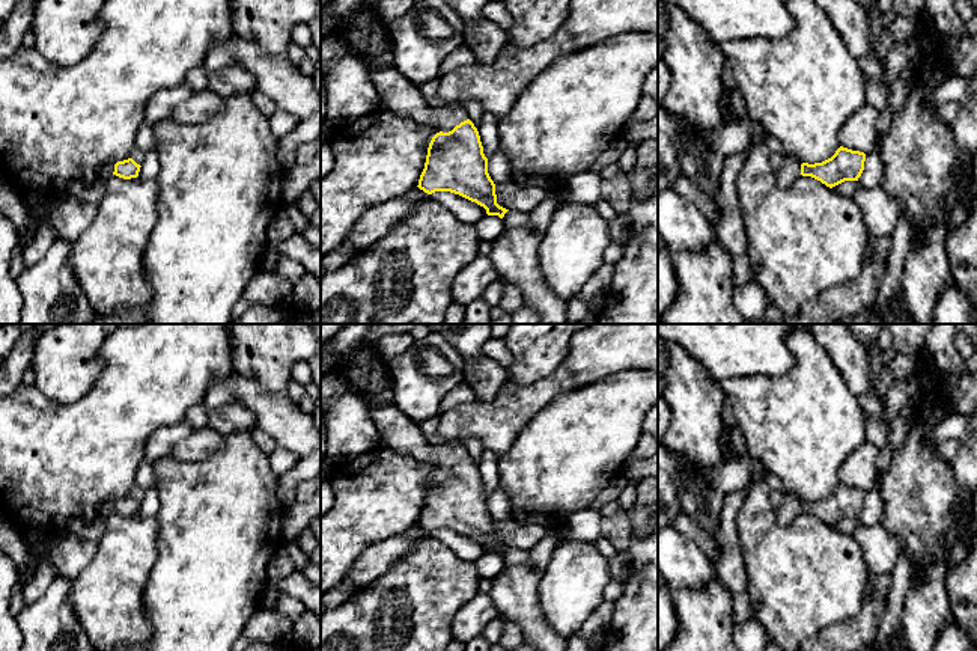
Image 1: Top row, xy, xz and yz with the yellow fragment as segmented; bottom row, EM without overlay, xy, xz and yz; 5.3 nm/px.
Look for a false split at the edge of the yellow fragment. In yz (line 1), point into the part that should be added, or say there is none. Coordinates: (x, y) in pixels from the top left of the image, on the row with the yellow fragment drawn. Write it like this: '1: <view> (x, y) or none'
1: yz (789, 171)

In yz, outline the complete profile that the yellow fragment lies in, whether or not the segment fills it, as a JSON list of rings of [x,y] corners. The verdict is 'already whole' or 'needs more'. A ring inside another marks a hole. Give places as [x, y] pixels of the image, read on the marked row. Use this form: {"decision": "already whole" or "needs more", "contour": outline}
{"decision": "needs more", "contour": [[[840,146],[835,154],[822,163],[801,163],[792,155],[784,155],[777,169],[777,182],[789,188],[801,175],[811,176],[832,188],[845,181],[858,181],[864,170],[866,154]]]}

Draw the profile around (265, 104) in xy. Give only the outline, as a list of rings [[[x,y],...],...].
[[[257,89],[251,92],[251,101],[257,105],[257,108],[266,118],[269,118],[277,110],[275,102],[269,96],[266,96],[263,92],[260,92]]]

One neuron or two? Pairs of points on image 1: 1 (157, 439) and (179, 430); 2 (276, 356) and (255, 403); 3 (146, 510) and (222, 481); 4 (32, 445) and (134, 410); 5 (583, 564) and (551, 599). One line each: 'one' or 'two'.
1: one
2: two
3: two
4: one
5: one

